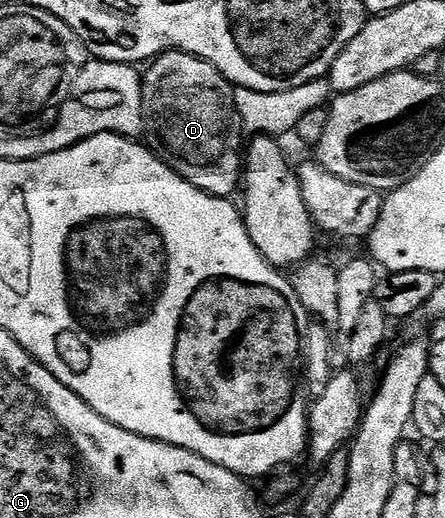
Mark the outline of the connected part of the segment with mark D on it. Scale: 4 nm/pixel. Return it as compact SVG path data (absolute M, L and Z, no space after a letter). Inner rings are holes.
M164 51L145 69L141 81L145 131L153 134L166 165L203 193L220 199L238 194L243 183L243 128L233 84L215 65L186 51Z

